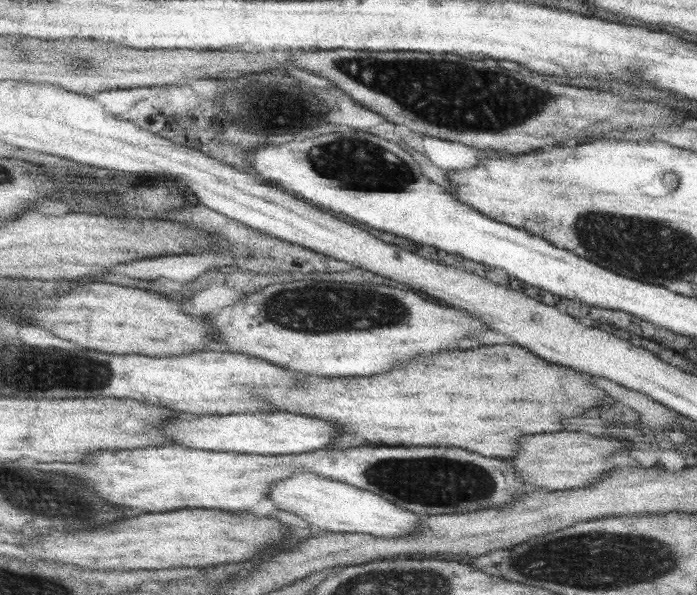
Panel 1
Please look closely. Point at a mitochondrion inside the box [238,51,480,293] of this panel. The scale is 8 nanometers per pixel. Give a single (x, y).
(361, 165)

